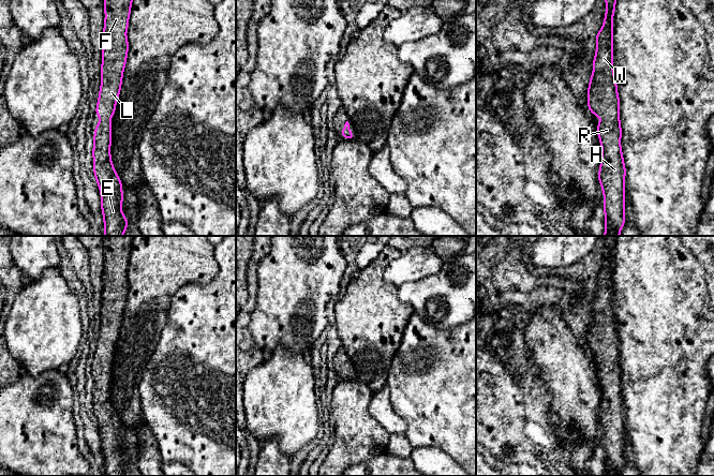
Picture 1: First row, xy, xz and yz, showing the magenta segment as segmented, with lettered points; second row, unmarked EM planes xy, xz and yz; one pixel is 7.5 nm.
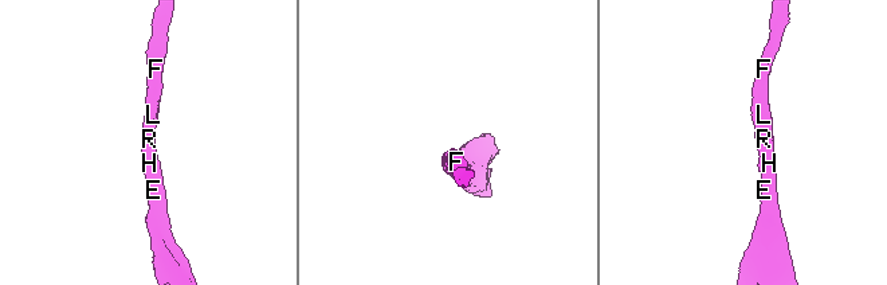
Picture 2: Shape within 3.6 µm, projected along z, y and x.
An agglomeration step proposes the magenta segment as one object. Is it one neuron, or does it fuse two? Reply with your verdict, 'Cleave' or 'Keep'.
Keep

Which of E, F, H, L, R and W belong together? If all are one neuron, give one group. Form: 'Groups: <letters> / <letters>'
Groups: E F H L R W

